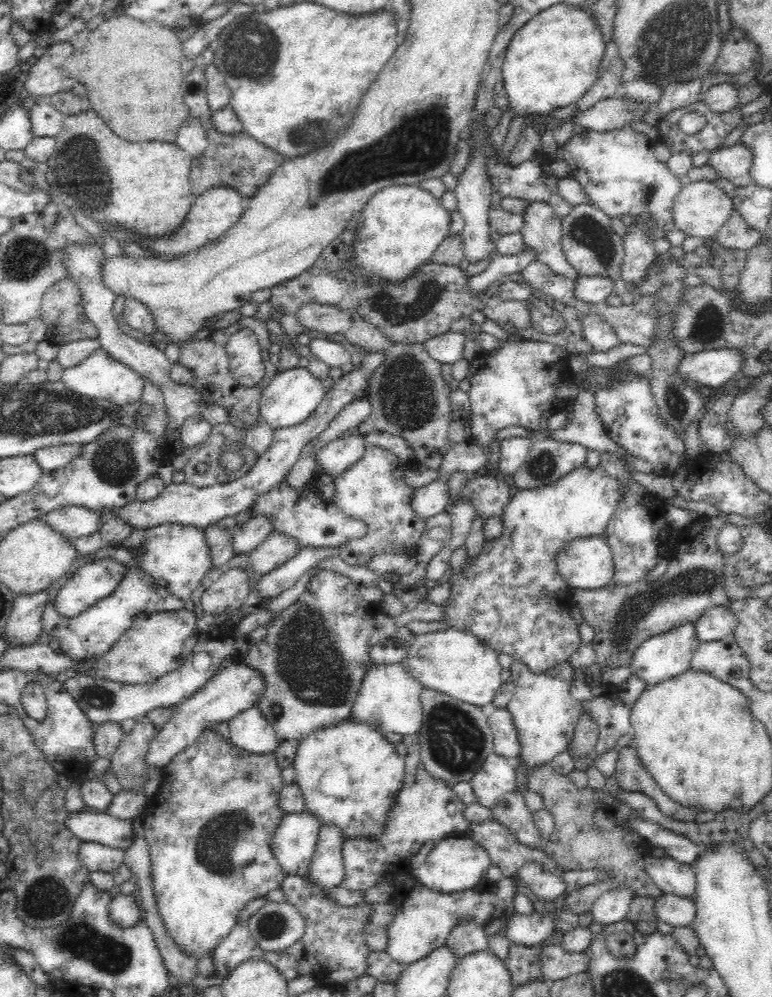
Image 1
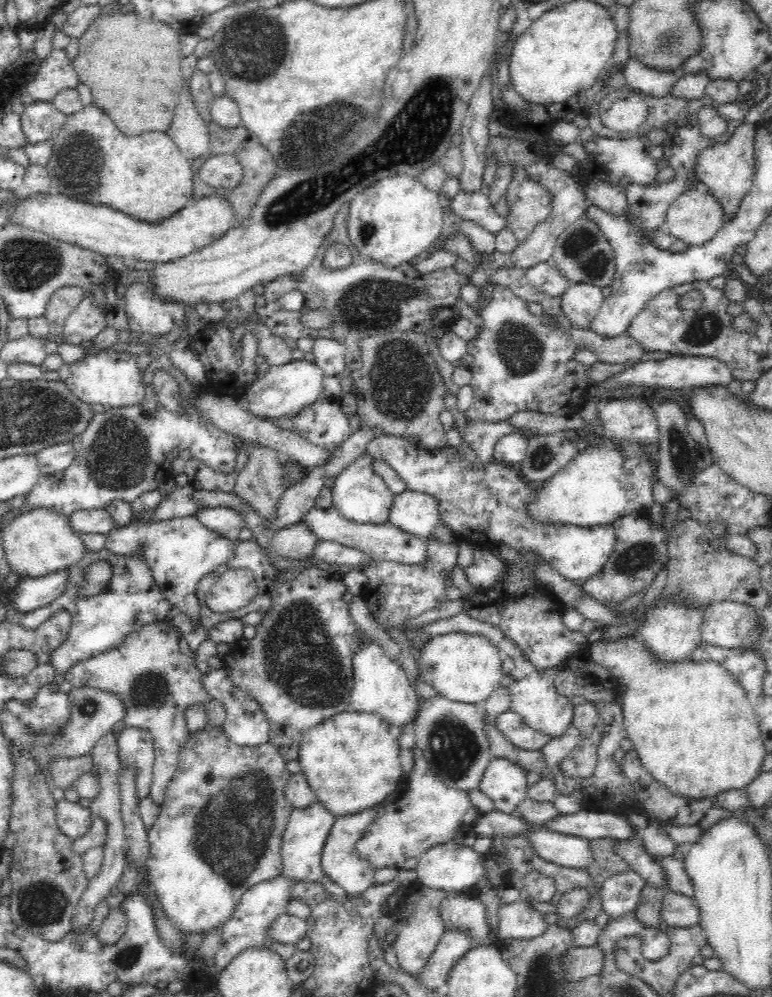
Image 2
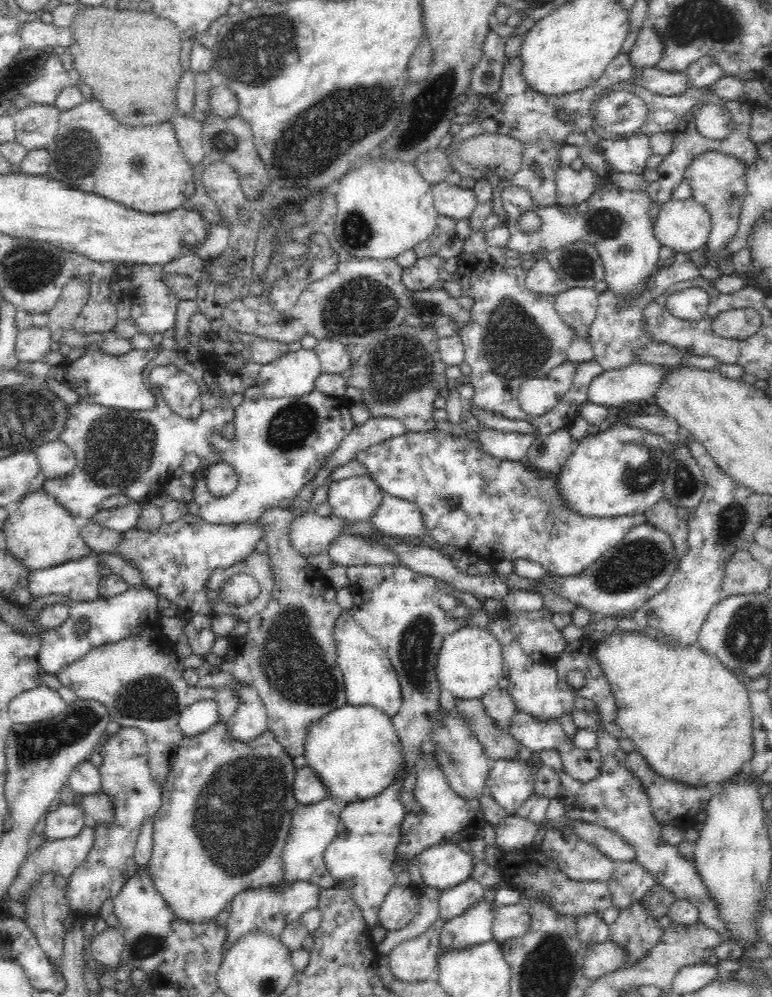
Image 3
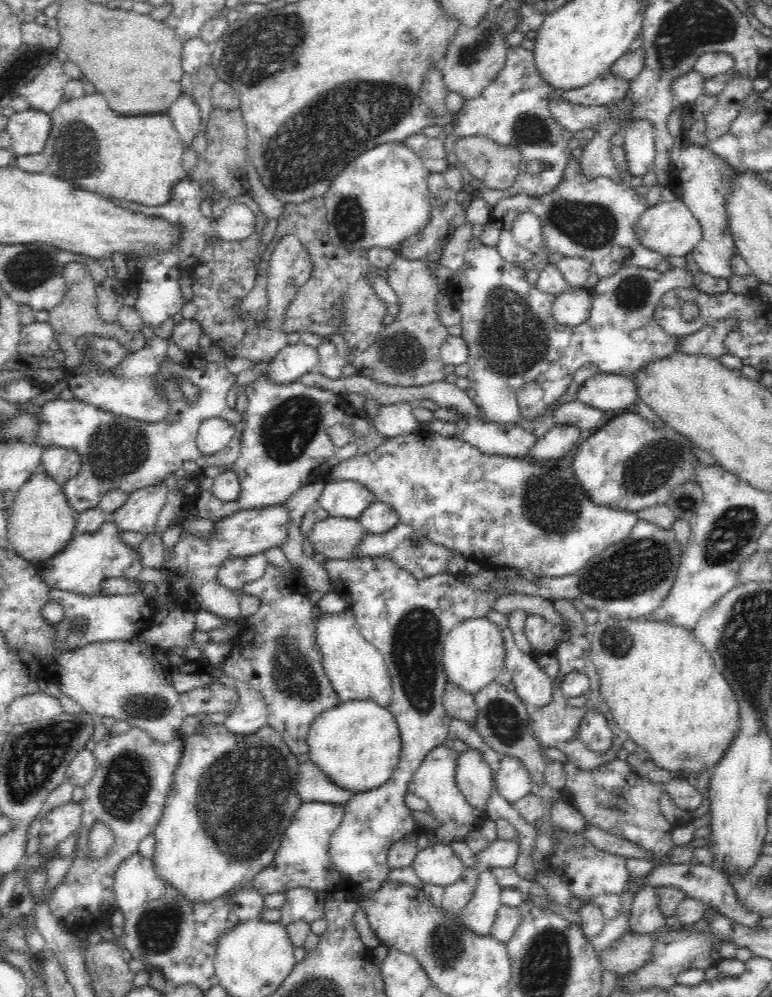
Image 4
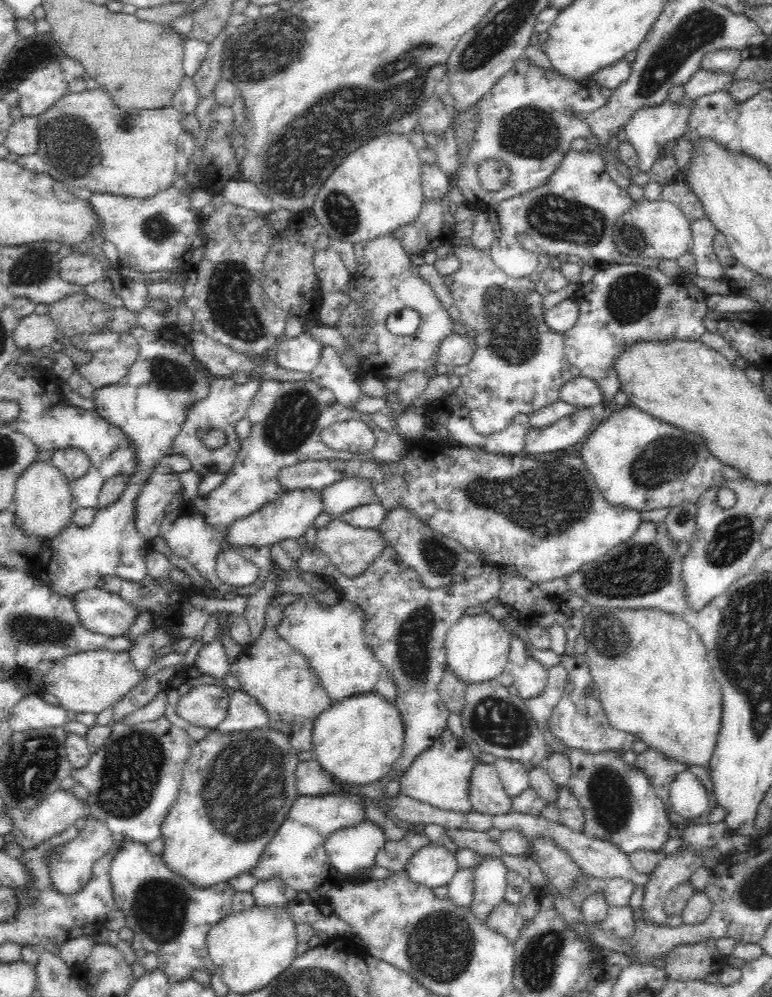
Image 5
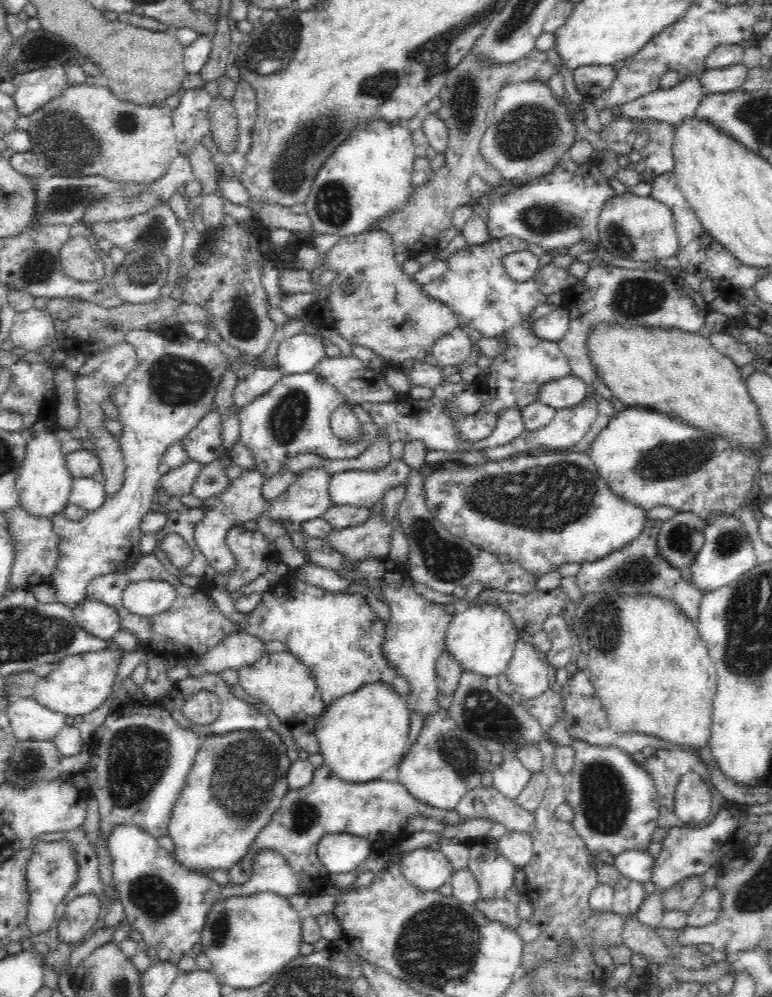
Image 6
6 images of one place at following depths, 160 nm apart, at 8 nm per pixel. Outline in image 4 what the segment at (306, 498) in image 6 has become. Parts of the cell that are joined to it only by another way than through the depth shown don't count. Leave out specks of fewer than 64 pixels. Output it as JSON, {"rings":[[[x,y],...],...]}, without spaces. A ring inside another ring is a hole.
{"rings":[[[274,504],[263,509],[246,509],[236,511],[230,516],[215,522],[215,531],[207,540],[196,535],[182,533],[176,546],[174,556],[160,568],[170,583],[170,596],[182,610],[209,610],[216,616],[236,619],[240,616],[240,597],[232,590],[221,587],[215,577],[220,563],[231,557],[246,557],[259,554],[273,548],[281,548],[289,535],[291,514],[287,504]]]}

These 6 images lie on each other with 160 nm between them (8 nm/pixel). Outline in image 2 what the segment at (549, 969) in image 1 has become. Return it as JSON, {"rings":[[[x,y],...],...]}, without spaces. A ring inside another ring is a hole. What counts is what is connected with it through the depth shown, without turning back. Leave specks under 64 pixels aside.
{"rings":[[[597,944],[574,947],[565,956],[567,973],[565,979],[579,981],[586,977],[600,975],[604,968],[605,958]]]}

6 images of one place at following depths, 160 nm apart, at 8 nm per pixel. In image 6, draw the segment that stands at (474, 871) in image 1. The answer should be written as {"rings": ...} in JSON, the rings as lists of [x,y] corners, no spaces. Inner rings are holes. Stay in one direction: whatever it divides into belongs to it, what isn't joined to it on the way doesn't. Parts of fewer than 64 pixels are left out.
{"rings":[[[436,847],[417,848],[401,855],[401,873],[419,890],[438,891],[453,871],[450,861]]]}

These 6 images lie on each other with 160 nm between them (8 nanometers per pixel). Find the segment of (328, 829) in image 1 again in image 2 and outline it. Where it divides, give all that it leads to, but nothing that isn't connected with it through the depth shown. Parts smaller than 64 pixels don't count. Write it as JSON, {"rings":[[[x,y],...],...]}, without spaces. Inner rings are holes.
{"rings":[[[380,805],[365,809],[359,814],[348,814],[336,817],[334,826],[330,830],[330,836],[326,839],[321,854],[321,865],[324,874],[331,878],[336,885],[340,886],[349,897],[356,897],[364,890],[375,885],[374,874],[376,868],[372,866],[359,852],[357,852],[357,842],[364,836],[366,830],[376,822],[380,814]]]}

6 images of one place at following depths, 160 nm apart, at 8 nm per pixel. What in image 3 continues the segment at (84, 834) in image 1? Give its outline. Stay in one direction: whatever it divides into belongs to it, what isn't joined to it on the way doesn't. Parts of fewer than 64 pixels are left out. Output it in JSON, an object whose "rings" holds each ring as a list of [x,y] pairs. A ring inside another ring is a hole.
{"rings":[[[58,805],[46,817],[45,838],[51,841],[72,838],[85,827],[85,817],[76,806]]]}

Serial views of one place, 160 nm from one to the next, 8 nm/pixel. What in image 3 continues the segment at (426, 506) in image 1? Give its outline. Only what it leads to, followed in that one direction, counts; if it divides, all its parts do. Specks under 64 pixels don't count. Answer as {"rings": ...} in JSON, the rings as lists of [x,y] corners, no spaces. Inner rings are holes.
{"rings":[[[384,493],[380,506],[374,510],[374,516],[368,522],[384,535],[419,538],[429,547],[435,543],[422,527],[422,513],[418,505],[388,493]]]}

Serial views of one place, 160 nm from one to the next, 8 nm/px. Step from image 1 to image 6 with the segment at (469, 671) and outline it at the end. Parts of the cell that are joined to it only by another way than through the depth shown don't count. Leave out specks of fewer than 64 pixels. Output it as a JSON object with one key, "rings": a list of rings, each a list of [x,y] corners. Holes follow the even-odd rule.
{"rings":[[[483,602],[459,607],[448,623],[445,636],[446,648],[461,668],[480,676],[497,677],[507,669],[521,633],[501,606]]]}

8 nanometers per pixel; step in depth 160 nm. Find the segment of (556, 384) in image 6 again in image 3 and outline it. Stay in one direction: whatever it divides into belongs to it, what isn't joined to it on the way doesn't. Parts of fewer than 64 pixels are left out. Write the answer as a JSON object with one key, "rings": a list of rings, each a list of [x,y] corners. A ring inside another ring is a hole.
{"rings":[[[638,362],[620,369],[603,370],[590,382],[587,400],[606,408],[651,401],[668,369],[671,368]]]}

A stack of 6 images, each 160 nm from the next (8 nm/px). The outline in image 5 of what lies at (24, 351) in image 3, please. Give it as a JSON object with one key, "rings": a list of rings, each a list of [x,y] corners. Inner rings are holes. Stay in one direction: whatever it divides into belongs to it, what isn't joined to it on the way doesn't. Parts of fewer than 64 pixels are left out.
{"rings":[[[35,312],[19,320],[13,338],[17,349],[41,349],[57,340],[58,329],[49,314]]]}

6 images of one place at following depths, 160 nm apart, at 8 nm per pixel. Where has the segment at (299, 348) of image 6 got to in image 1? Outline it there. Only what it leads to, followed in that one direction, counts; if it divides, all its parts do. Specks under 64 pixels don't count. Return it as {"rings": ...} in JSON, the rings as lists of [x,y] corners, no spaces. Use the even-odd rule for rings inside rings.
{"rings":[[[296,366],[290,370],[277,371],[270,384],[260,391],[259,414],[273,429],[295,426],[314,413],[326,393],[321,381],[307,368]]]}

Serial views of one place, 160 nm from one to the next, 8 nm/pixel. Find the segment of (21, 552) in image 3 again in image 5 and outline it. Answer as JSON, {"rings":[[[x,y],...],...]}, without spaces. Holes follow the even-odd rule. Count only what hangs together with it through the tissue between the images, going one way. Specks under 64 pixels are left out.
{"rings":[[[50,458],[36,459],[26,467],[16,482],[14,500],[15,521],[30,536],[48,541],[54,534],[58,534],[58,530],[66,528],[68,522],[71,522],[74,508],[71,506],[69,480],[55,464],[52,464]]]}

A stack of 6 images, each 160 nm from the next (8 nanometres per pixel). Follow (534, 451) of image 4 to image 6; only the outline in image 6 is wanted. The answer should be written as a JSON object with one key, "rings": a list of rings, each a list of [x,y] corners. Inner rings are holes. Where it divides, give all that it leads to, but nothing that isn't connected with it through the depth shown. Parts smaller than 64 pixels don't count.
{"rings":[[[588,390],[582,403],[576,404],[571,408],[564,408],[557,410],[556,415],[552,421],[544,428],[535,431],[524,429],[520,435],[516,436],[514,440],[508,442],[504,446],[497,446],[494,448],[482,449],[484,456],[488,456],[490,461],[499,461],[503,458],[508,458],[516,454],[536,453],[538,448],[551,448],[552,451],[558,451],[560,448],[568,448],[578,444],[582,437],[590,430],[592,424],[598,417],[598,400],[595,398],[596,393]]]}

